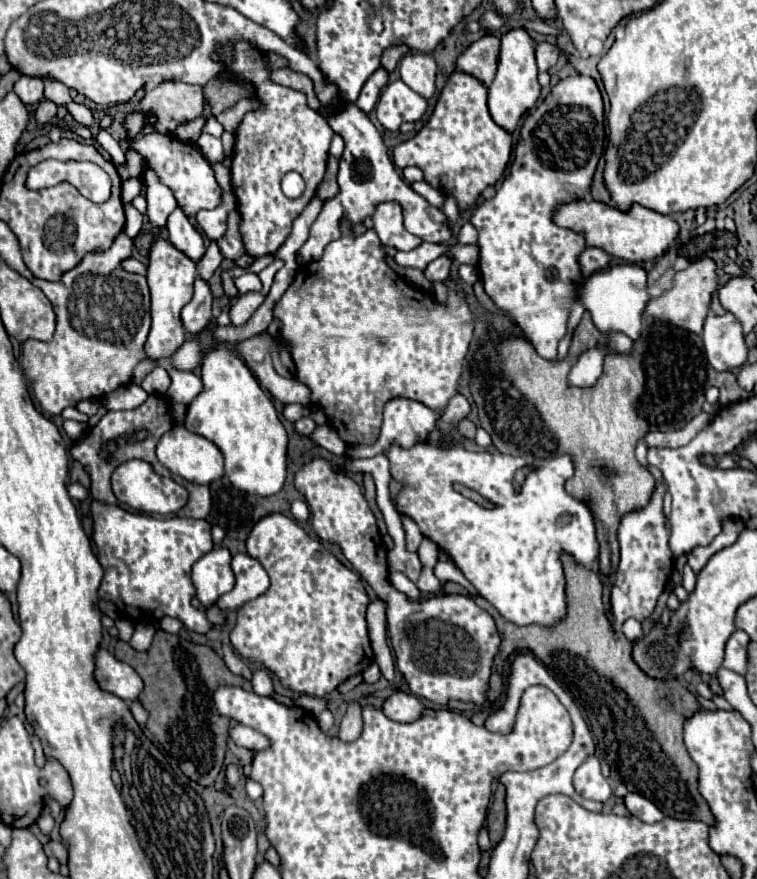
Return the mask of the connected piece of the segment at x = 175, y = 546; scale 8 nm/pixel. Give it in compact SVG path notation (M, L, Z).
M101 502L91 504L91 516L97 558L105 572L99 586L99 596L103 600L111 600L121 616L139 624L157 624L163 616L173 616L199 634L207 634L213 628L205 612L191 606L191 598L195 596L191 566L213 550L211 526L205 520L179 516L159 520L143 514L129 514L119 506Z

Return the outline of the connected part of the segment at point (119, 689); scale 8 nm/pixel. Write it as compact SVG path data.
M99 648L95 654L93 676L101 690L125 702L137 700L143 690L143 680L139 678L139 674L129 664L115 660L115 656L109 654L105 648Z

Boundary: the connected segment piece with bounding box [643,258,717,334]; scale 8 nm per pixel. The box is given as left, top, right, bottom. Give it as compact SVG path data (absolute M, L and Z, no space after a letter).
M701 258L697 262L691 262L689 268L683 272L677 272L673 278L673 286L665 290L661 296L651 298L645 304L645 314L653 320L659 320L663 326L675 326L693 334L703 332L703 320L707 318L707 310L711 304L711 292L715 292L715 262L711 258Z

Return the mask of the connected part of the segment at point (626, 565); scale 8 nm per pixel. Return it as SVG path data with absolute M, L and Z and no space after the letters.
M667 484L655 488L651 502L635 512L629 512L621 518L619 526L619 544L621 544L621 562L615 574L615 584L611 592L611 610L613 610L613 628L619 630L627 618L637 618L639 622L649 618L655 610L659 594L665 590L667 578L675 570L675 558L669 550L669 524L663 516L663 492Z

